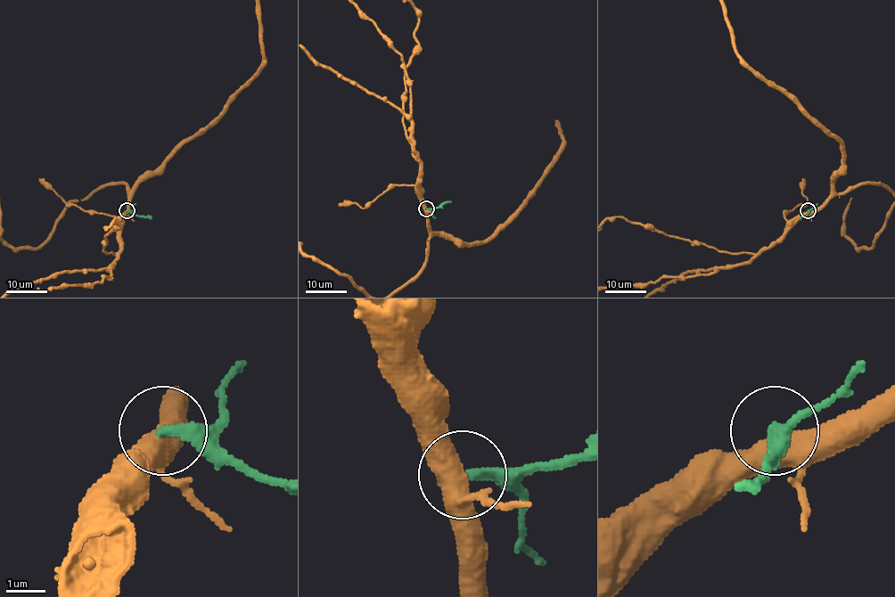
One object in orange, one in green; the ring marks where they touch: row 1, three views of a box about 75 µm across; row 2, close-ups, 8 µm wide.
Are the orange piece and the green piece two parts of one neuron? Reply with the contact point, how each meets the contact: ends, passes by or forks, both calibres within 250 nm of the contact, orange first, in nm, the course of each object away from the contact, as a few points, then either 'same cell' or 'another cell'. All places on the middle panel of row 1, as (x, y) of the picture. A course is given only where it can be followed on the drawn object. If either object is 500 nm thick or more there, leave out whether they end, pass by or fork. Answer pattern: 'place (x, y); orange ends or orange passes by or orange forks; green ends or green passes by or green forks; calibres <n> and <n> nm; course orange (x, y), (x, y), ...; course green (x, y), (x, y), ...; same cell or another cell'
place (426, 208); orange forks; green ends; calibres 420 and 320 nm; course green (427, 209), (440, 207), (451, 200); another cell

